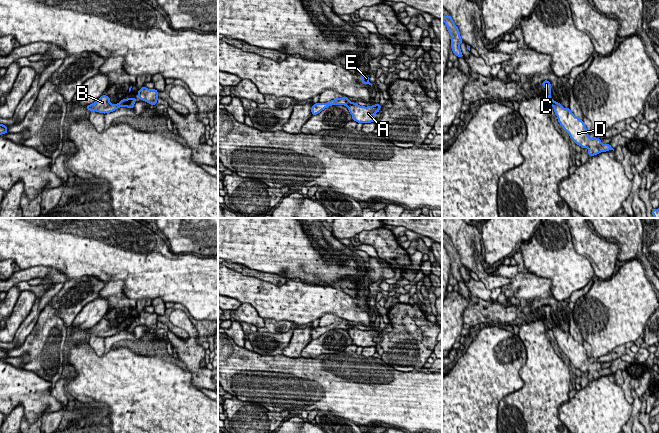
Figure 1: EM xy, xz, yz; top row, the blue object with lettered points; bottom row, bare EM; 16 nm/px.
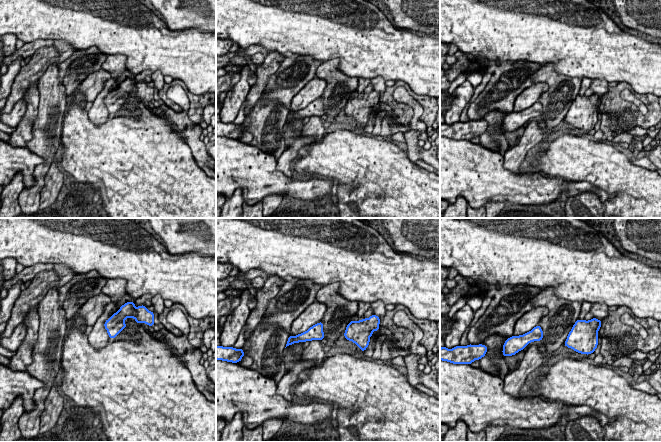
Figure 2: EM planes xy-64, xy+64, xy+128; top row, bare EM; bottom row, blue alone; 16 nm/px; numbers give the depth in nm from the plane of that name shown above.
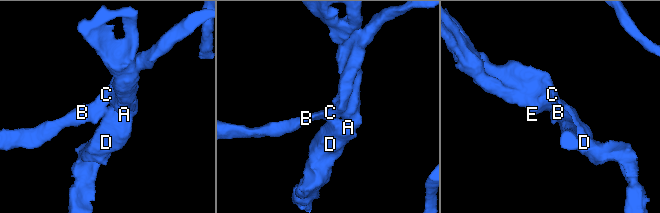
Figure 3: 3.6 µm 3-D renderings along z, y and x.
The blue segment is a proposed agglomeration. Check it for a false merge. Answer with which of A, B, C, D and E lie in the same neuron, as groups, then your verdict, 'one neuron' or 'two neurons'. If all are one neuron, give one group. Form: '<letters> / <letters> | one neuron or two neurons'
A D E / B C | two neurons

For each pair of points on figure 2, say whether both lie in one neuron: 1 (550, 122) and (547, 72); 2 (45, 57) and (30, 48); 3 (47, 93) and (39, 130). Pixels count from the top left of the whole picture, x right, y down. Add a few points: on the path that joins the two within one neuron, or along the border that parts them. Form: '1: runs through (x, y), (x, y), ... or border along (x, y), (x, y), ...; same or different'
1: runs through (553, 110), (553, 84); same
2: border along (52, 44), (46, 47), (39, 47), (30, 56); different
3: runs through (47, 102), (47, 121); same

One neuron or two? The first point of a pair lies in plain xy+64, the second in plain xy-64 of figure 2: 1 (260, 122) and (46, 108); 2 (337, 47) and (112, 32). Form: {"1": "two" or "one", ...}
{"1": "one", "2": "one"}

